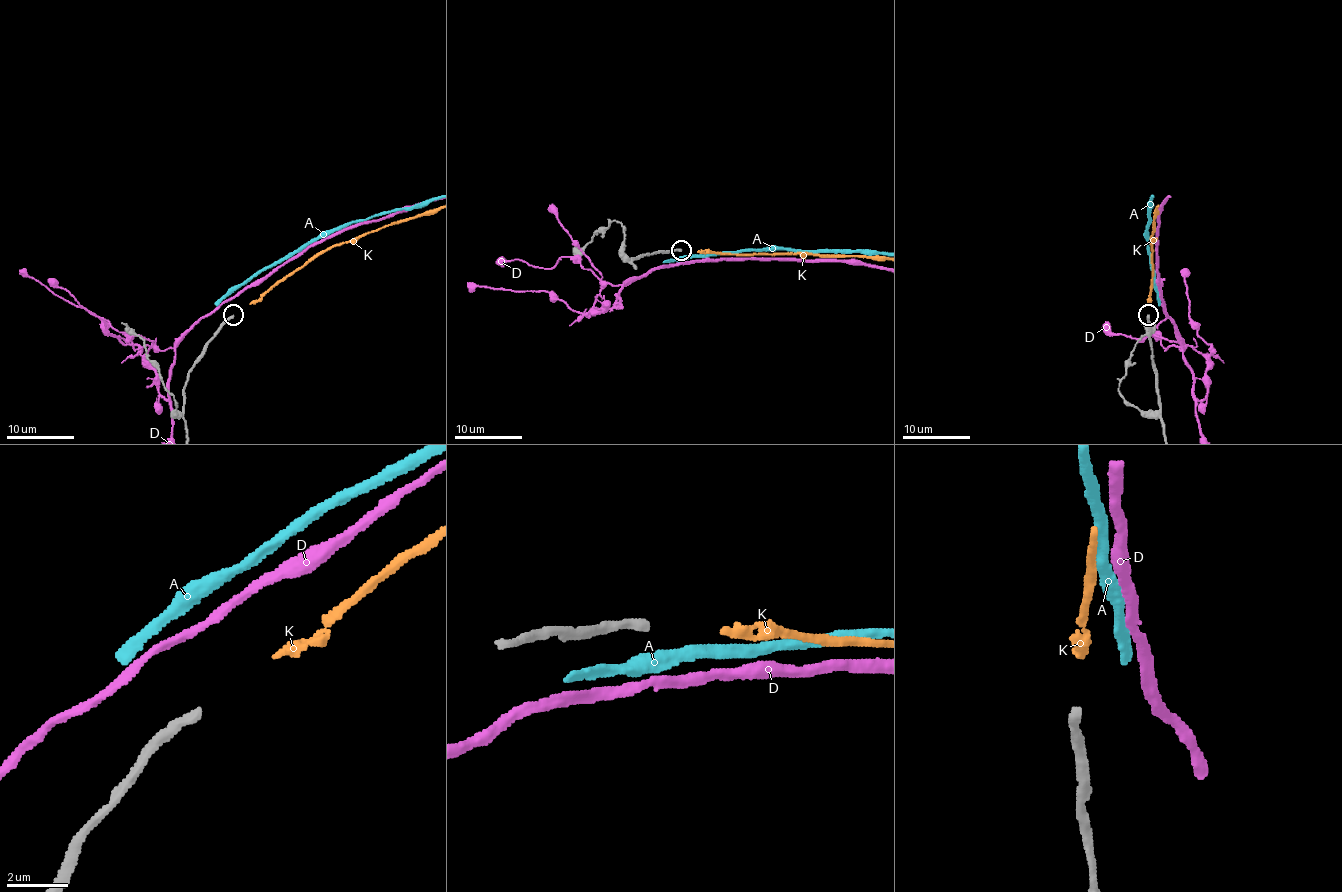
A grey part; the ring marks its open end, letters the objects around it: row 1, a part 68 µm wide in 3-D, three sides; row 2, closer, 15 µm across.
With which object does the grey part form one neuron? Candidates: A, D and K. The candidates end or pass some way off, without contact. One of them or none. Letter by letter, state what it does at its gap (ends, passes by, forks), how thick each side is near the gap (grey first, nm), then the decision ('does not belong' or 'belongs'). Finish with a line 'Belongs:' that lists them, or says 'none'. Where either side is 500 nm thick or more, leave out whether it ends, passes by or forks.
A: it ends; calibres 320 and 440 nm; does not belong
D: it passes by; calibres 320 and 280 nm; does not belong
K: it ends; calibres 320 and 300 nm; belongs
Belongs: K

